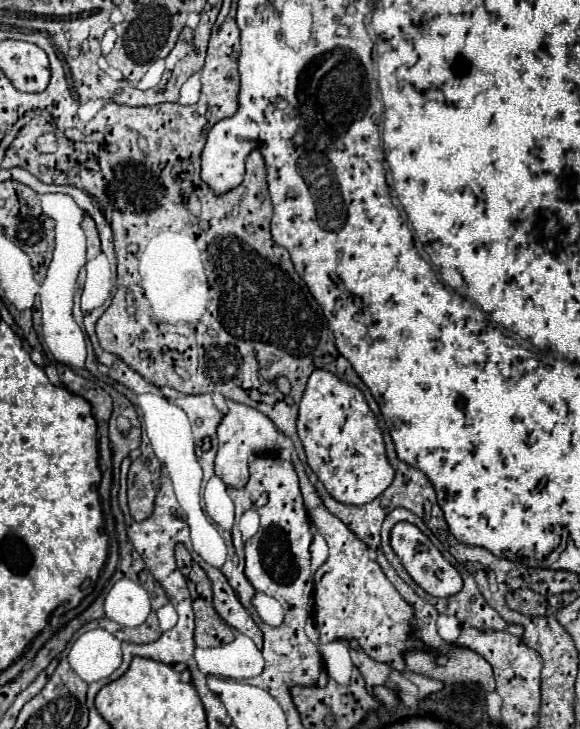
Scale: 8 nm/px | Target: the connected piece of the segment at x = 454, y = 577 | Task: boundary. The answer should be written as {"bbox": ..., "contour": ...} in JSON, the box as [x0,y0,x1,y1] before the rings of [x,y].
{"bbox":[390,522,462,598],"contour":[[[398,522],[394,528],[392,528],[392,534],[390,534],[390,544],[392,544],[392,550],[394,554],[400,558],[402,566],[408,570],[408,574],[412,576],[412,580],[422,588],[426,590],[430,596],[440,596],[440,598],[448,598],[456,592],[462,590],[462,578],[458,574],[458,570],[444,560],[444,556],[440,554],[440,550],[430,542],[430,538],[418,528],[418,526],[412,526],[410,522]]]}

